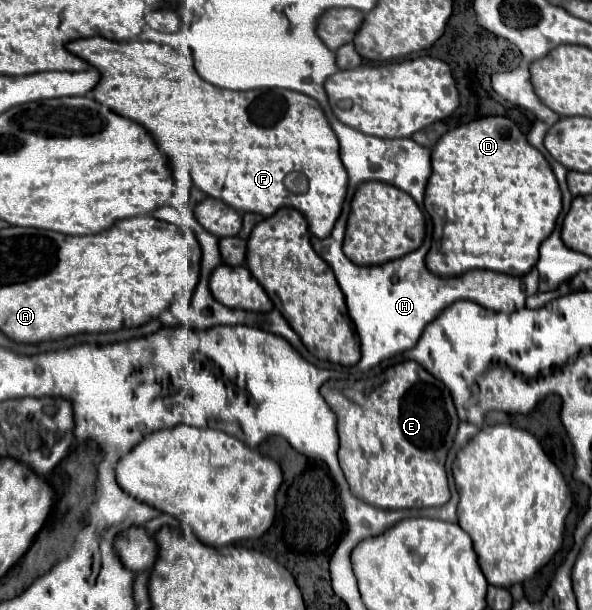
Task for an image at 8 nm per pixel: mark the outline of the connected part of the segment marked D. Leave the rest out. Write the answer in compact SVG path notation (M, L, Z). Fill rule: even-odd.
M487 116L461 124L439 138L433 148L433 174L425 192L425 210L433 220L433 246L427 266L439 276L483 268L525 276L539 260L541 242L553 232L563 208L557 178L545 156L527 142L523 130L507 116Z

